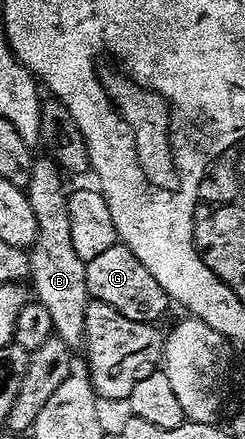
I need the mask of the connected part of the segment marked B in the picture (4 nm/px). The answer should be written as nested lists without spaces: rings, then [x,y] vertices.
[[[36,159],[35,165],[31,167],[31,177],[25,191],[29,206],[33,206],[33,214],[37,218],[37,238],[29,252],[29,284],[33,289],[34,299],[38,300],[41,306],[45,306],[45,310],[49,310],[53,317],[54,335],[62,338],[68,347],[75,350],[83,343],[85,310],[89,303],[85,282],[87,266],[77,254],[77,250],[73,250],[73,234],[69,234],[68,193],[63,192],[62,178],[64,179],[61,169],[54,159]]]

